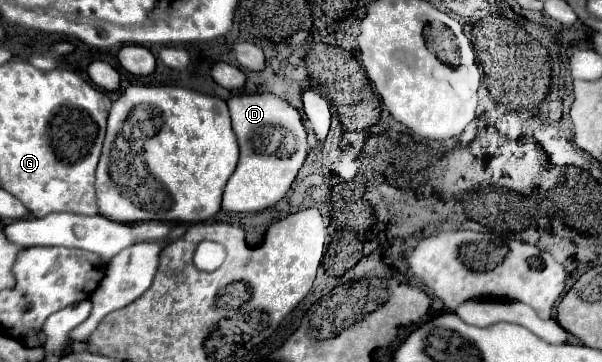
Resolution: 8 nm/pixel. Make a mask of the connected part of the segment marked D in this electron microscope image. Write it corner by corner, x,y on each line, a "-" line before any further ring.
270,92
234,94
228,98
232,128
238,136
240,160
224,188
222,208
230,212
258,212
274,206
290,190
302,168
308,142
302,116
286,100

